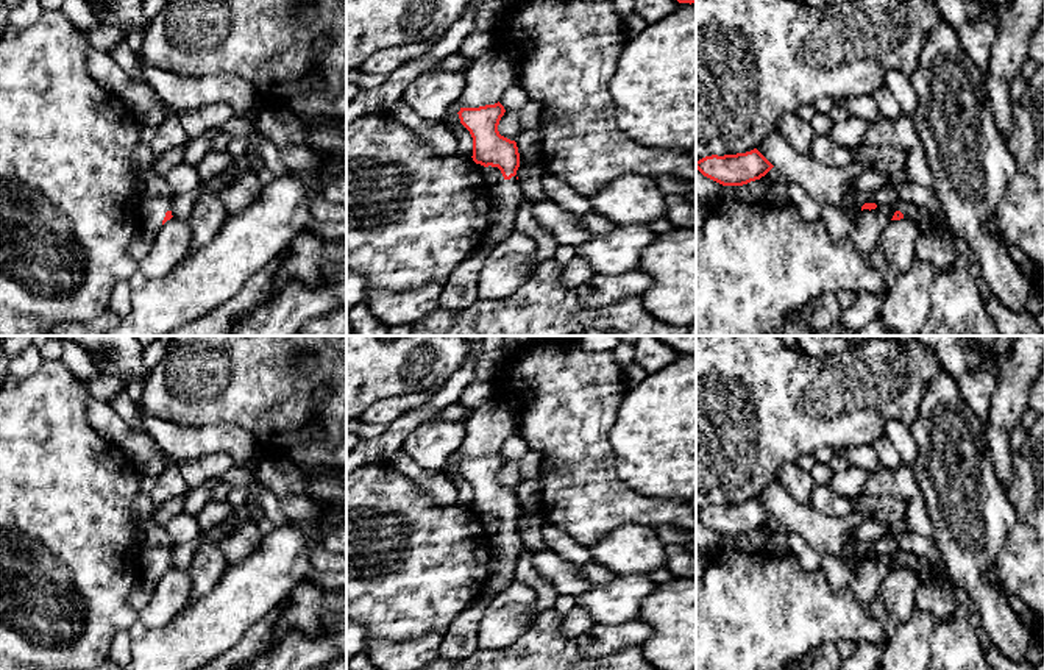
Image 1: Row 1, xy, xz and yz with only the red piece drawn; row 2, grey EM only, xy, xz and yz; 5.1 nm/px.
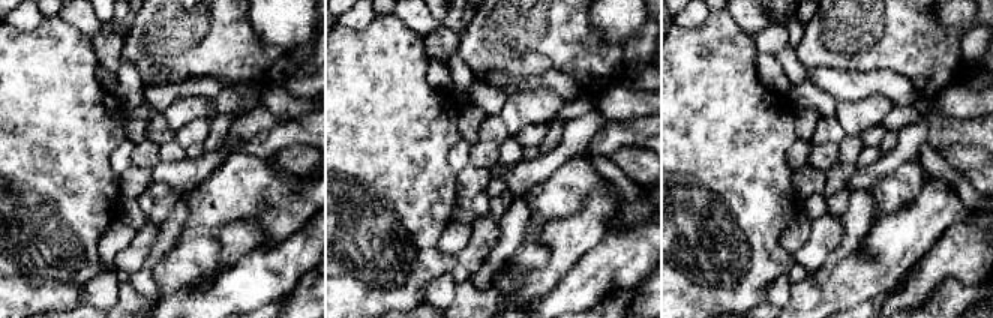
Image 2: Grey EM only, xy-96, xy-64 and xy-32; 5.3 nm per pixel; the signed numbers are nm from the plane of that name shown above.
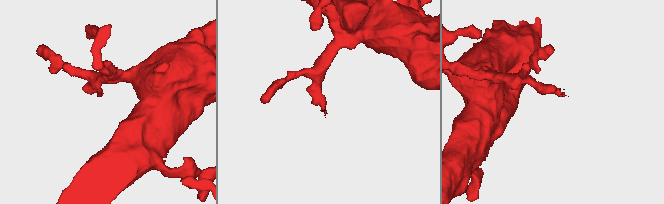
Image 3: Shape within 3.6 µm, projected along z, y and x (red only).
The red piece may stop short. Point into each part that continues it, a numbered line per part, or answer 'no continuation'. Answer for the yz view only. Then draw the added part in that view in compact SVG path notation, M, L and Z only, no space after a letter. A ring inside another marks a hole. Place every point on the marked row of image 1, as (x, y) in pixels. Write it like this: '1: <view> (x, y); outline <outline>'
1: yz (929, 219); outline M896 200L893 206L896 208L896 211L900 211L904 217L921 222L929 236L936 236L935 225L941 220L941 212L921 211L910 201L907 203L902 200Z

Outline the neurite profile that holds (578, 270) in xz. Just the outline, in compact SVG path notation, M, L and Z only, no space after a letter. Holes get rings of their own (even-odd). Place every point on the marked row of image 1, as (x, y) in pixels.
M576 255L562 270L562 284L571 292L576 292L576 289L587 283L595 273L588 261Z

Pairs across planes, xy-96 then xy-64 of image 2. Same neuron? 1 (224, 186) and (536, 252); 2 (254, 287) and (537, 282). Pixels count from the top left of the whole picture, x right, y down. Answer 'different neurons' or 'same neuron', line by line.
1: same neuron
2: different neurons

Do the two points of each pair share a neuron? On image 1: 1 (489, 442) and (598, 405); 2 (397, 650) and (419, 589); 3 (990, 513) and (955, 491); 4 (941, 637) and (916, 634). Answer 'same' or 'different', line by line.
1: different
2: different
3: same
4: different

